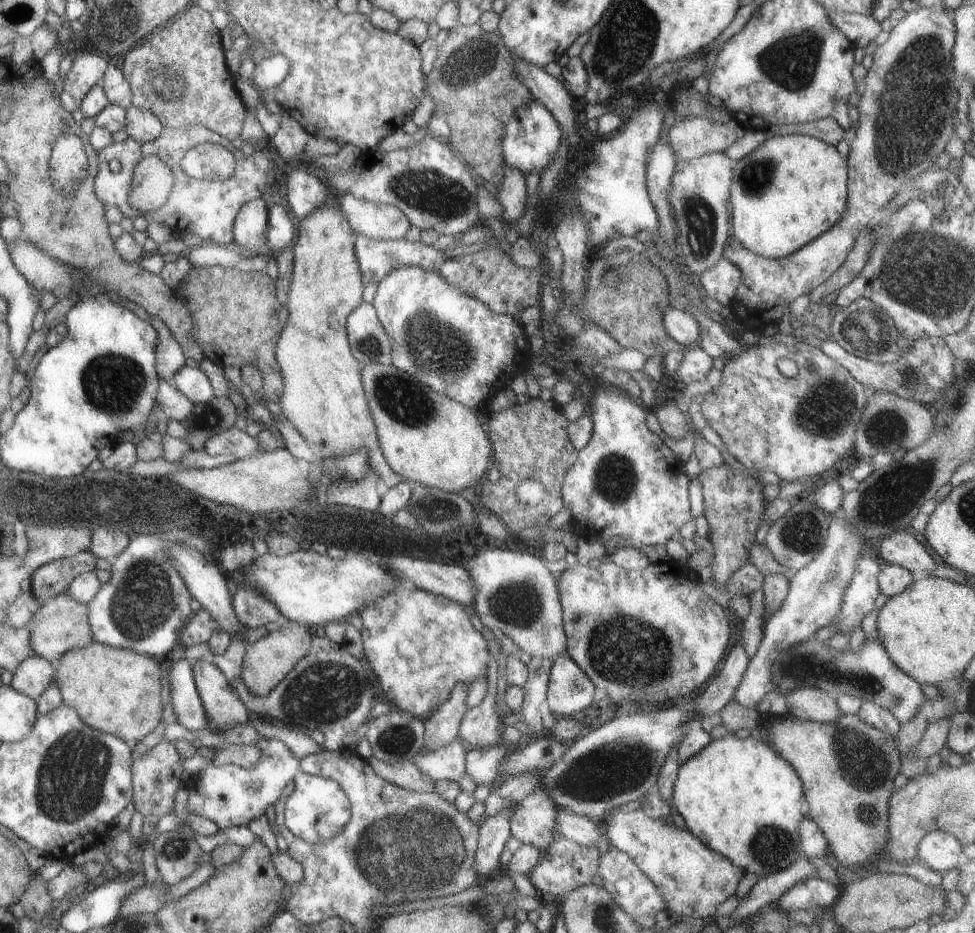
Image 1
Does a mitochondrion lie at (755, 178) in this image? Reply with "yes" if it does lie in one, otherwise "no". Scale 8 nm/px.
yes

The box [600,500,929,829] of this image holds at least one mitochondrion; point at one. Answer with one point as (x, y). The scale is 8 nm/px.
(804, 665)

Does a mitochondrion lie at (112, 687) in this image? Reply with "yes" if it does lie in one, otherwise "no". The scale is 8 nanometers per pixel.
no

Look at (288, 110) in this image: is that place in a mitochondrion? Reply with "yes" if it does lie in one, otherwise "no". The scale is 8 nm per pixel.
no

